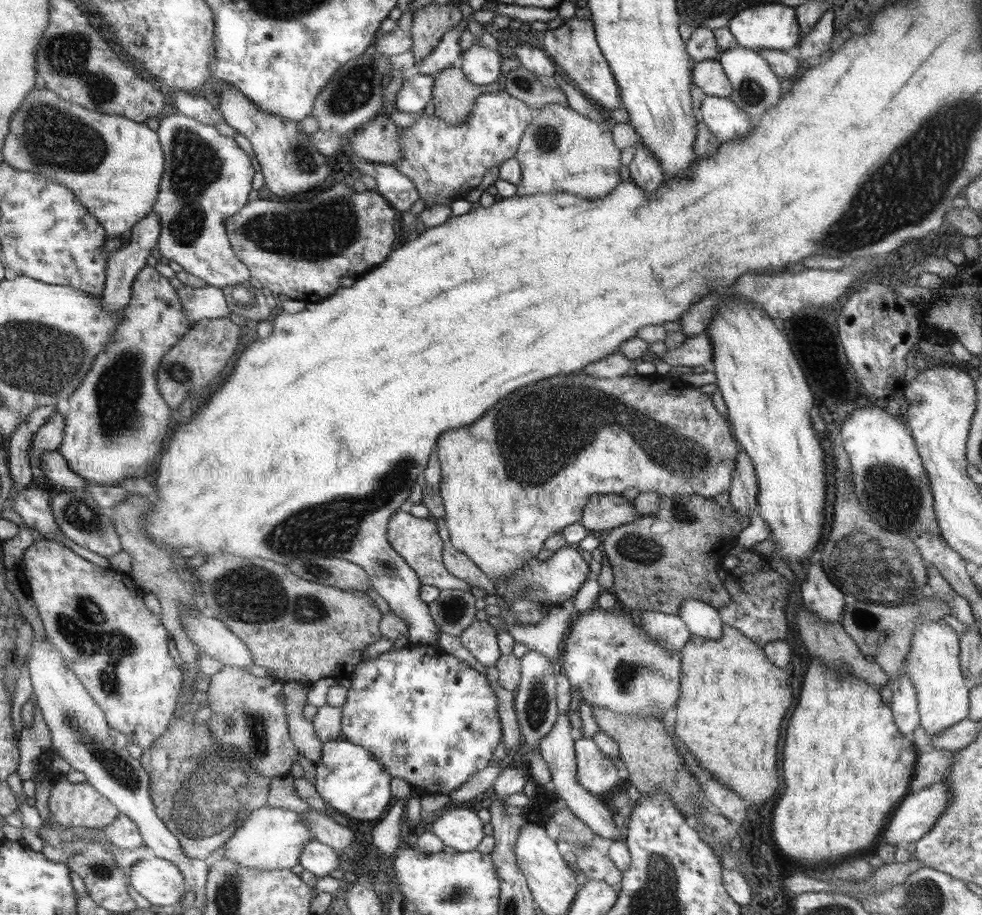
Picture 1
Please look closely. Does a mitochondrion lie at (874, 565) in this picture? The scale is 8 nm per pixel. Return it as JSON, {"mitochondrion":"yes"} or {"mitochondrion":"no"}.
{"mitochondrion":"yes"}

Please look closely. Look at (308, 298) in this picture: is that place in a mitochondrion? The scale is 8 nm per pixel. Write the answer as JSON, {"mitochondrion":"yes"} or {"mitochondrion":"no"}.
{"mitochondrion":"no"}

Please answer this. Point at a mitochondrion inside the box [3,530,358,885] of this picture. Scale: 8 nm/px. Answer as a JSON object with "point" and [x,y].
{"point":[203,805]}

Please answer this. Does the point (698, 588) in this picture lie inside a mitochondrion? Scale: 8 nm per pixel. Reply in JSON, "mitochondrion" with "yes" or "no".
{"mitochondrion":"no"}

